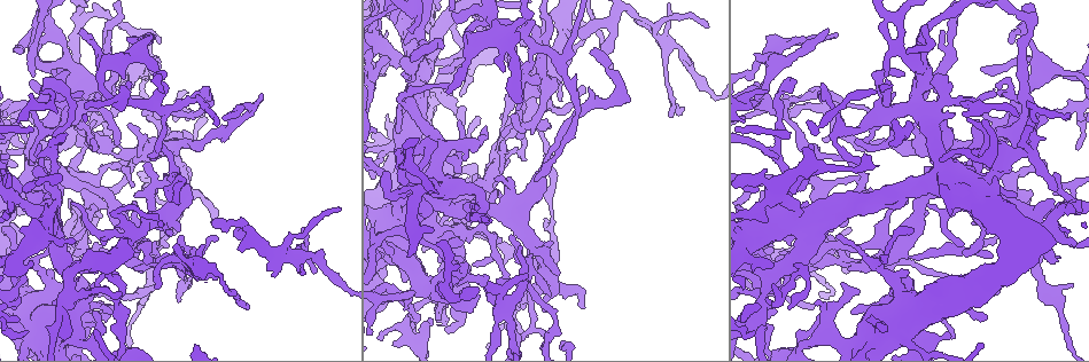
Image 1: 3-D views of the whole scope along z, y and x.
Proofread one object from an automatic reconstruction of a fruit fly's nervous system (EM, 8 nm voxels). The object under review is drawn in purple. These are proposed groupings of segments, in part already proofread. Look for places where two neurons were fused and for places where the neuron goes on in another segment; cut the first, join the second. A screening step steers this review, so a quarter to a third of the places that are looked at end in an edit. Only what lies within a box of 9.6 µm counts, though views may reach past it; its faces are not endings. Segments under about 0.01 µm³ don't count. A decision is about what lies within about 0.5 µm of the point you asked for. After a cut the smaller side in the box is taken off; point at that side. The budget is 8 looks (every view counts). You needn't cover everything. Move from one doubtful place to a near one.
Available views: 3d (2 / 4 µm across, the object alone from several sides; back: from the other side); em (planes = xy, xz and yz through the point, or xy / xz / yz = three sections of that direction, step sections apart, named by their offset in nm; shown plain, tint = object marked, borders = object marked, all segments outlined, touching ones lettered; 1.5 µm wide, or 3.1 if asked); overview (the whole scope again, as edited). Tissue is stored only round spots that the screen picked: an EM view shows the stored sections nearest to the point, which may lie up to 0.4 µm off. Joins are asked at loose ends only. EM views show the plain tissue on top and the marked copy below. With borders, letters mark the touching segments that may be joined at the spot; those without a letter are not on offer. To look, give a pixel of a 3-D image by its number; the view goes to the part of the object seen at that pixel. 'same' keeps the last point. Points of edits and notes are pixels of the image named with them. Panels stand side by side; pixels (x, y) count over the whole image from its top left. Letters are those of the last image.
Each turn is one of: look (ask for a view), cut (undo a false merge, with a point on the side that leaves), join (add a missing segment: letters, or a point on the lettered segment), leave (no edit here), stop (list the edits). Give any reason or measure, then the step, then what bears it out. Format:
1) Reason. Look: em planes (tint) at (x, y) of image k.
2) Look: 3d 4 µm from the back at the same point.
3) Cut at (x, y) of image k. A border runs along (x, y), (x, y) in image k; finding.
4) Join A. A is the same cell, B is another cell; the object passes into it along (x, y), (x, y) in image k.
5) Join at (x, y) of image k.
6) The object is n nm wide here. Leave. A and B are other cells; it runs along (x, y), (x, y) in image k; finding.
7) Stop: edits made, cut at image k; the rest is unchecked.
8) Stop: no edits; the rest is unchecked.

Look: em yz step 8 (tint) at (985, 126) of image 1.

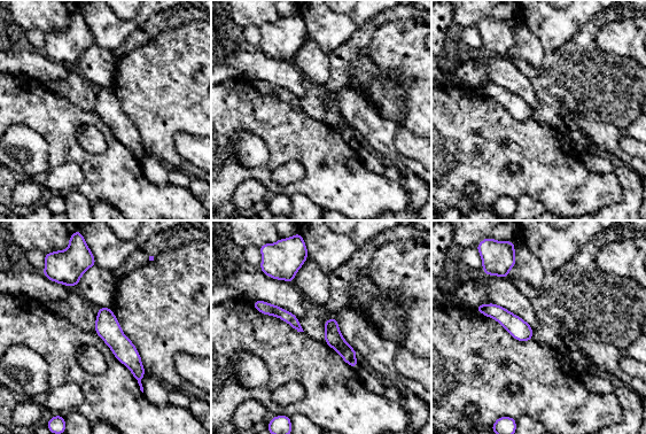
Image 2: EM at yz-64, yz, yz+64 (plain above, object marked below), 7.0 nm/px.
Look: em planes (borders) at the same point.

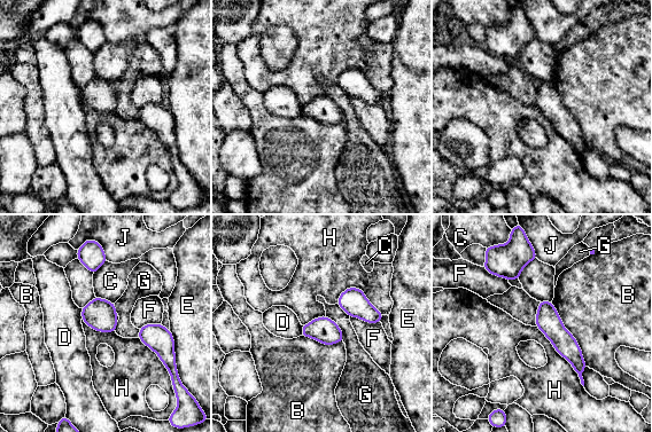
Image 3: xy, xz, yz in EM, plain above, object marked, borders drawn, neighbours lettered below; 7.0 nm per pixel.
The longest contact is with H, 550 nm. Leave. B, C, D, E, F, G, H and J are other cells; it runs along (542, 304), (548, 321), (580, 370) in image 3; all the same neuron.

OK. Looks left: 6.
Stops while still wide. Look: em planes (borders) at (519, 34) of image 1.

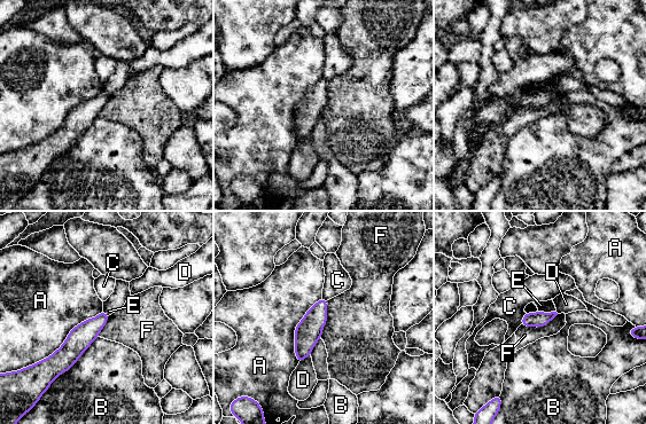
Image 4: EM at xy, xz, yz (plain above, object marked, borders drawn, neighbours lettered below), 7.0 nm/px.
Leave. A, B, C, D, E and F are other cells; it runs along (104, 316), (57, 362), (49, 362) in image 4; no lettered segment goes on from it.

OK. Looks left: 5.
Abrupt turn. Look: em yz step 4 (tint) at (745, 257) of image 1.

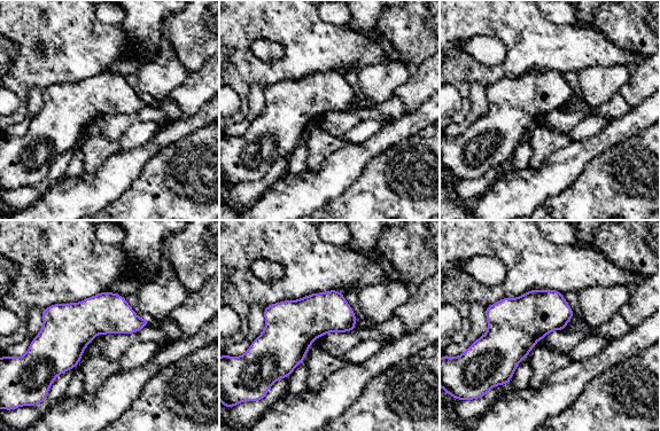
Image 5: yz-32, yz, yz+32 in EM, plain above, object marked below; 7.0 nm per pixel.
Cut it another way. Look: em planes (tint) at the same point.

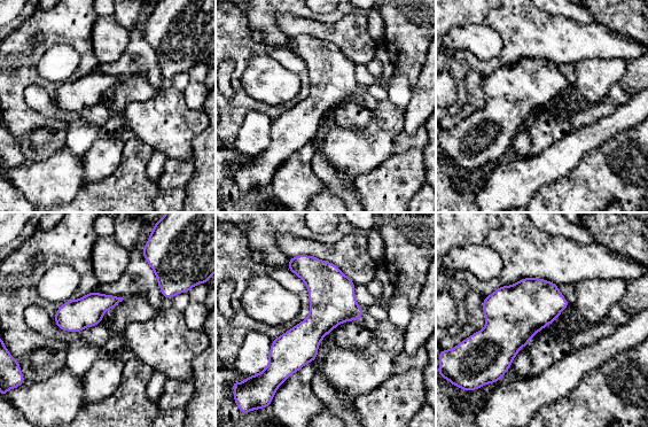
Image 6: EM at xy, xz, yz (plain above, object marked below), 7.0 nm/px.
Look: em planes (borders) at the same point.

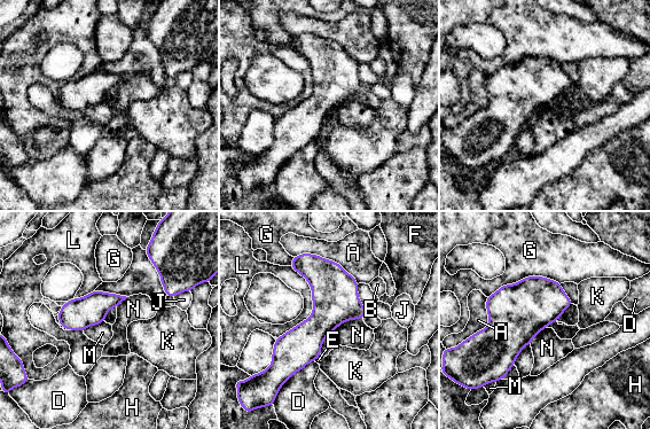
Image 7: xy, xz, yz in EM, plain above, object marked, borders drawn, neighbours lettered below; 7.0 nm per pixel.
The object is 180 nm wide here. Leave. A, B, D, E, F, G, H, J, K, L, M and N are other cells; a border runs along (362, 318), (343, 321), (333, 330) in image 7; all the same neuron.

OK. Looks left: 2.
Sharp bend. Look: em yz step 8 (tint) at (523, 44) of image 1.

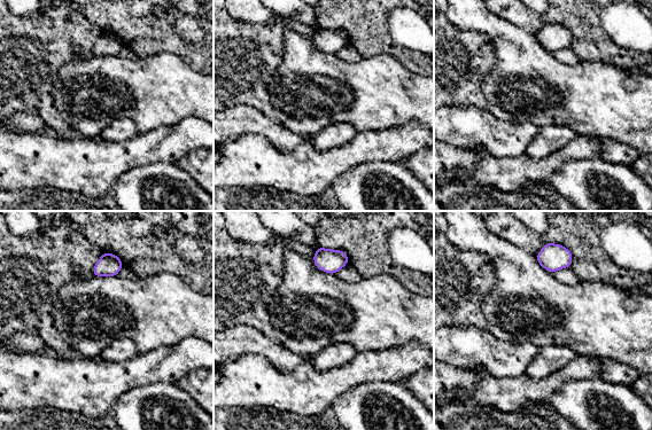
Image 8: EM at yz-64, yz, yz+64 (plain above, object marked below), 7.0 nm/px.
Another direction. Look: em planes (borders) at the same point.

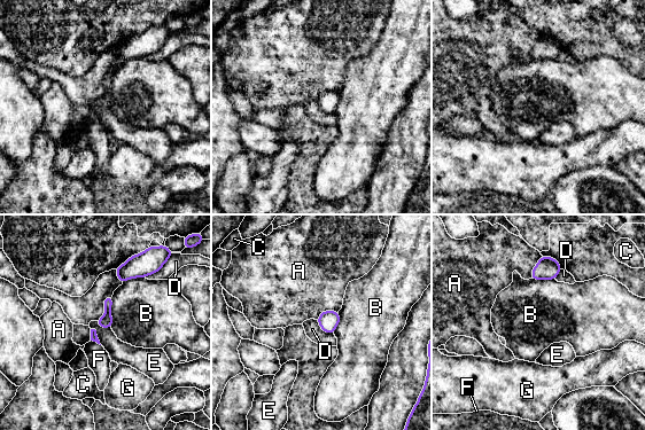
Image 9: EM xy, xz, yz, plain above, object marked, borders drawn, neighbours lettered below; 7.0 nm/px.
The object is 100 nm wide here. Leave. A, B, C, D, E, F and G are other cells; a border runs along (91, 328), (95, 330), (101, 344) in image 9; all the same neuron.

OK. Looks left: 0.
Stop: no edits; the rest is unchecked.

